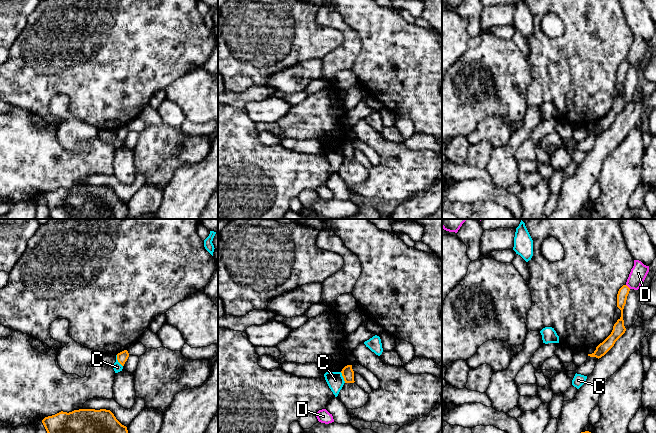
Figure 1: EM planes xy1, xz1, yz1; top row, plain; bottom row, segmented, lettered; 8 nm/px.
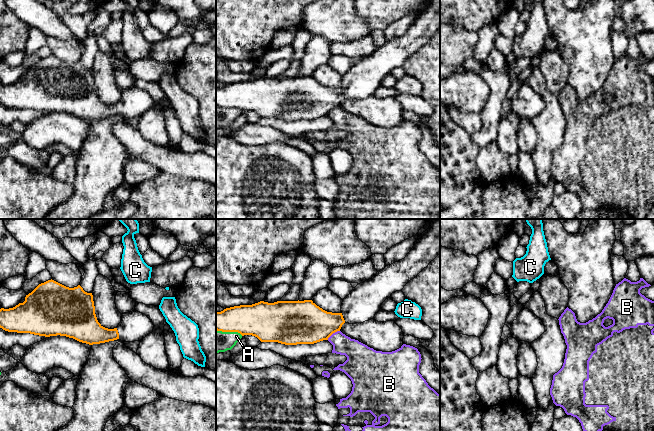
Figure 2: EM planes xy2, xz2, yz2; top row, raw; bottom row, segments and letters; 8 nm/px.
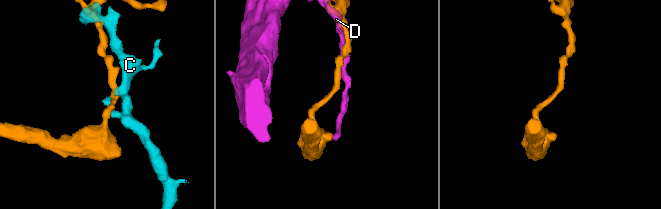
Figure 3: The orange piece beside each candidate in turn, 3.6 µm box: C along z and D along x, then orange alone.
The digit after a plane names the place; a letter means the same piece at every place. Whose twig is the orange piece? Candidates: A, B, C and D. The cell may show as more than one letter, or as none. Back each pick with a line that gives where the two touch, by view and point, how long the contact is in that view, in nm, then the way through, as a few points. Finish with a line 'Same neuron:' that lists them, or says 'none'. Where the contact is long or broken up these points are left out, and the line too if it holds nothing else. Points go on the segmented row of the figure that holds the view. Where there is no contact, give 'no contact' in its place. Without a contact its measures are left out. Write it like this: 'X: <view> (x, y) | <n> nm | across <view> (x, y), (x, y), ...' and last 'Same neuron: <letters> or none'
Same neuron: none

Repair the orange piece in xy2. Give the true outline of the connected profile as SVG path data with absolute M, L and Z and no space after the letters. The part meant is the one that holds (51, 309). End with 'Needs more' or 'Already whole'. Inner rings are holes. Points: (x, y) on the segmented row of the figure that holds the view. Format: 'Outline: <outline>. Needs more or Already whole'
Outline: M54 280L39 284L25 301L13 308L0 309L0 328L8 332L30 333L39 336L66 336L89 345L114 340L124 342L141 341L153 332L152 321L138 311L122 314L119 325L114 329L103 327L97 320L92 293L87 293L78 285L66 287Z. Needs more

